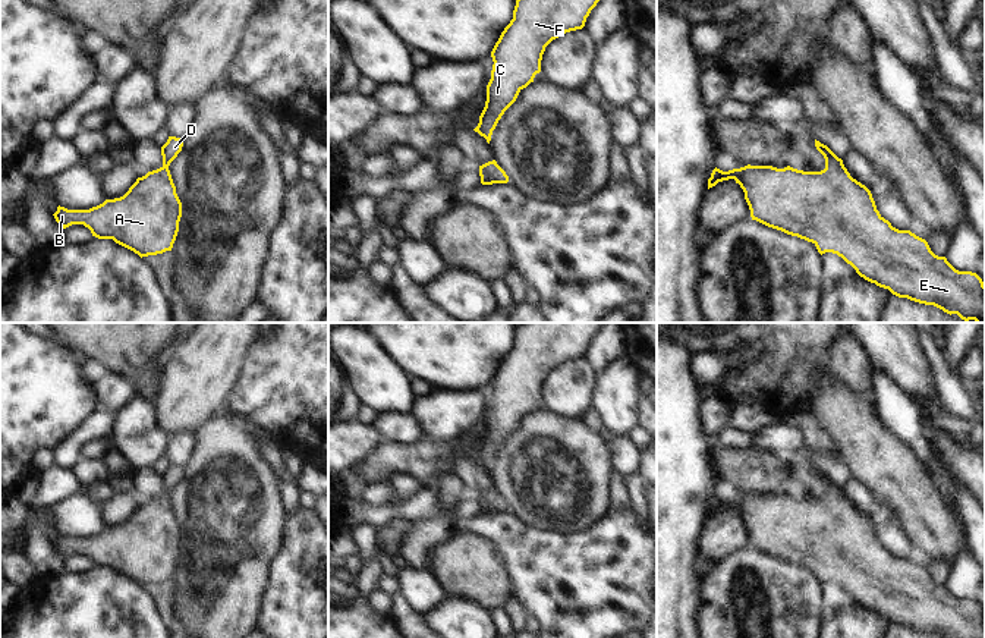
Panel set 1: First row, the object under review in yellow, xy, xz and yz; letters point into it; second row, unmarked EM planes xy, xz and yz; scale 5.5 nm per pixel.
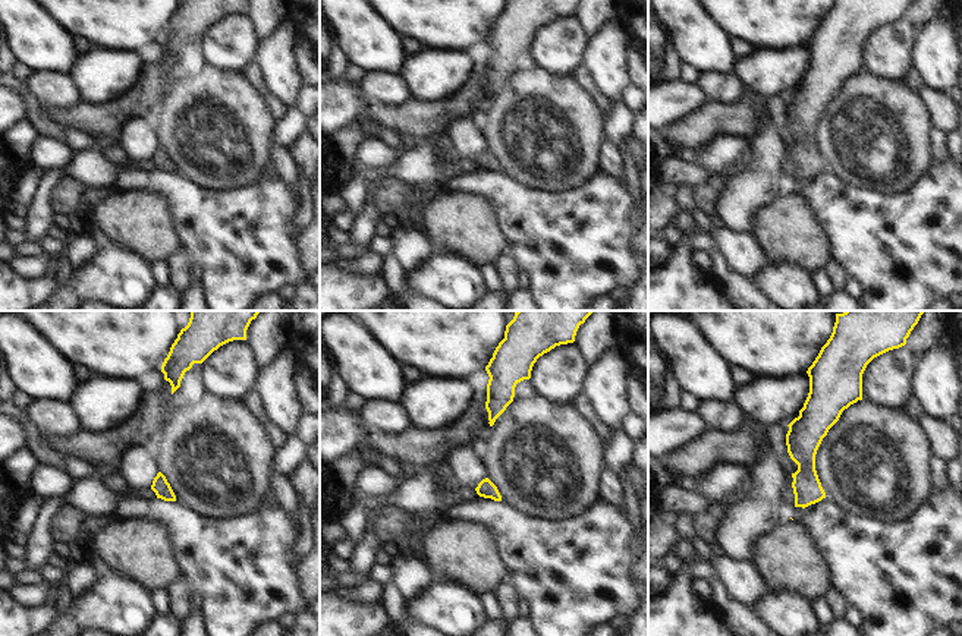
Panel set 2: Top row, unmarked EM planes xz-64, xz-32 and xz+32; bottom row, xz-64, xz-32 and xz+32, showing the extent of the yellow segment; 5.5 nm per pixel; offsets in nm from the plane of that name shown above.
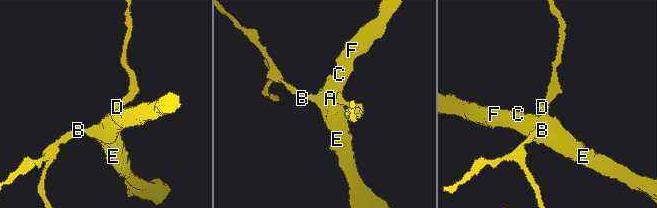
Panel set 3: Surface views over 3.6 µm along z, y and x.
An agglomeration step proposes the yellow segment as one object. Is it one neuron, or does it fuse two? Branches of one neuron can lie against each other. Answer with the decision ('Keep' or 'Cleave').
Keep.

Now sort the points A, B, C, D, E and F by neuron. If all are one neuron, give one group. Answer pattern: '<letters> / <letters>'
A B C D E F

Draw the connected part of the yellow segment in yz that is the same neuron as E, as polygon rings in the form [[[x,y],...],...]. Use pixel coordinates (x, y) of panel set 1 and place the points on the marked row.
[[[815,139],[825,158],[821,172],[803,172],[790,166],[745,166],[723,172],[714,169],[708,189],[718,182],[734,179],[745,192],[752,220],[812,242],[818,252],[833,252],[850,264],[865,280],[888,289],[899,298],[934,305],[962,320],[985,323],[985,285],[972,271],[956,270],[945,257],[935,255],[928,242],[910,230],[899,230],[877,210],[871,191],[853,179],[827,145]]]

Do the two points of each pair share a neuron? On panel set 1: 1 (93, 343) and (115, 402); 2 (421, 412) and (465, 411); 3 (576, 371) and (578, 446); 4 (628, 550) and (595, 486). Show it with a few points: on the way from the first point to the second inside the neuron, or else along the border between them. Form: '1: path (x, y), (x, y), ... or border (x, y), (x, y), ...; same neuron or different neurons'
1: border (107, 370), (125, 377); different neurons
2: path (431, 412), (455, 412); same neuron
3: border (546, 409), (556, 415), (579, 420); different neurons
4: border (610, 509), (585, 528), (578, 530); different neurons

